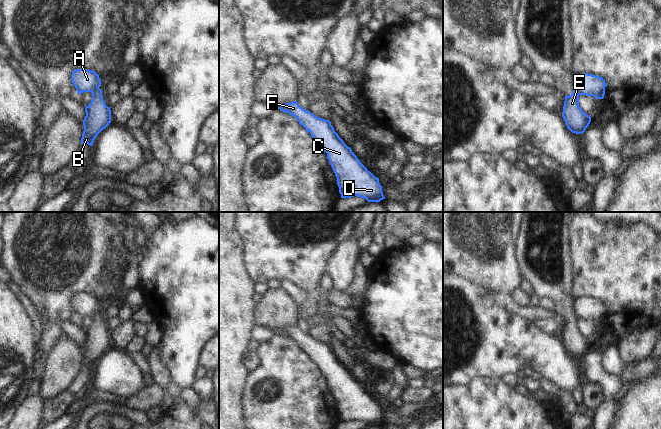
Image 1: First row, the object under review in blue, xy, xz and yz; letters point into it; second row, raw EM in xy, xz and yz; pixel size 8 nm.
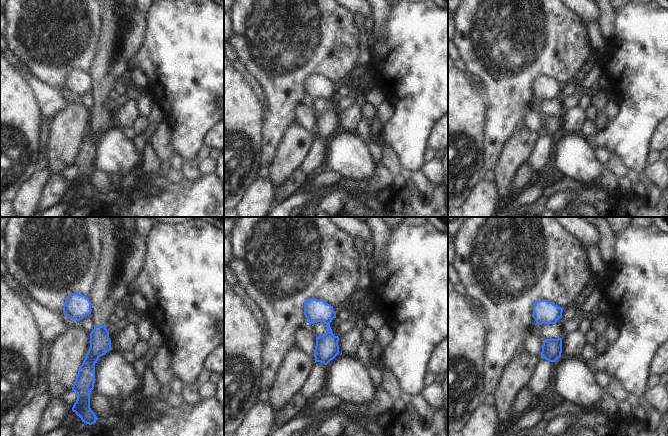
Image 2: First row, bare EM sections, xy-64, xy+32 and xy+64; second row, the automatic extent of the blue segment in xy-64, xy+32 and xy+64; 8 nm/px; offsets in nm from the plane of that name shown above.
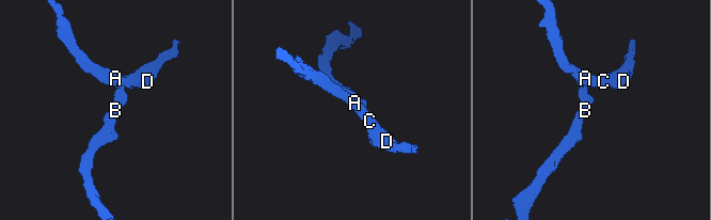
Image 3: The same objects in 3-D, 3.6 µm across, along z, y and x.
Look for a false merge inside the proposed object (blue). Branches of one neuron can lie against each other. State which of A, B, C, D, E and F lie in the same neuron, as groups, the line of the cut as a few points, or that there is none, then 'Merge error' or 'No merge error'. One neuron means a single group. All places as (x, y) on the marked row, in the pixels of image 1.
Groups: A C D F / B E. Split along xy (98, 87), (91, 92). Merge error

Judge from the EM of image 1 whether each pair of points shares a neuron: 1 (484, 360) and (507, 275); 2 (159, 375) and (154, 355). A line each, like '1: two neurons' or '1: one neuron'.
1: two neurons
2: one neuron

